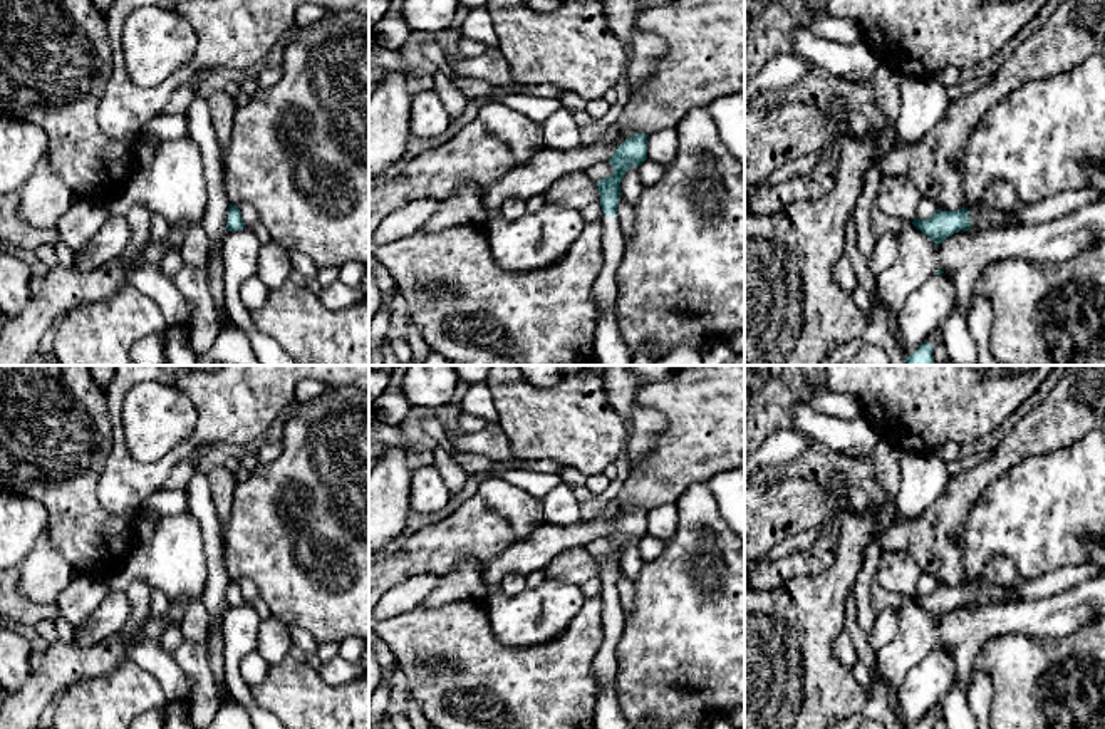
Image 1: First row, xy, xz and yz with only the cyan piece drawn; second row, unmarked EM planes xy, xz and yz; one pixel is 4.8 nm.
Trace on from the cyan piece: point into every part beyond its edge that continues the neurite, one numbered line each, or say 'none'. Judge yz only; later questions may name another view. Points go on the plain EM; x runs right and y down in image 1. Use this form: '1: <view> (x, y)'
none

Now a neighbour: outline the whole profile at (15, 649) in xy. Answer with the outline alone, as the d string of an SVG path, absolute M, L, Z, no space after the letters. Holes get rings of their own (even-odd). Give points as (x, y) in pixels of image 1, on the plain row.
M0 623L0 685L7 690L20 689L30 677L30 642L18 627Z

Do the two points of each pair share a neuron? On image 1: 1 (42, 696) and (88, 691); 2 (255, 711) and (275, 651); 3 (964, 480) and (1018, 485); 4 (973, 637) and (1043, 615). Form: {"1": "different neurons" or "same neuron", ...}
{"1": "different neurons", "2": "different neurons", "3": "different neurons", "4": "same neuron"}

